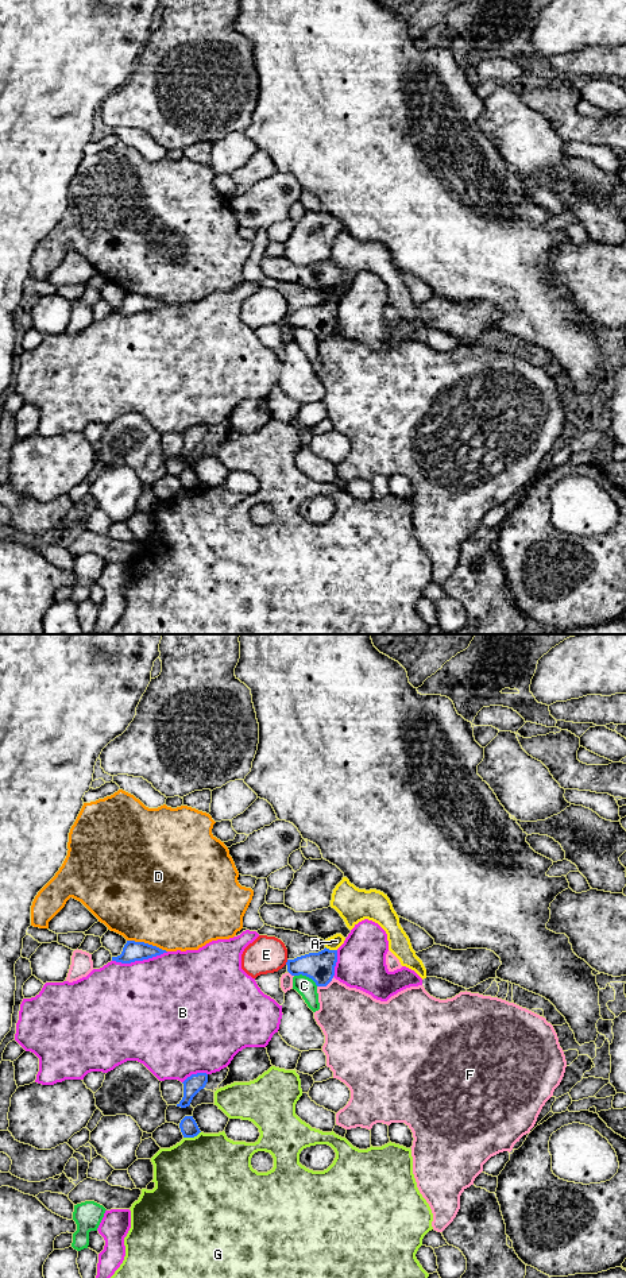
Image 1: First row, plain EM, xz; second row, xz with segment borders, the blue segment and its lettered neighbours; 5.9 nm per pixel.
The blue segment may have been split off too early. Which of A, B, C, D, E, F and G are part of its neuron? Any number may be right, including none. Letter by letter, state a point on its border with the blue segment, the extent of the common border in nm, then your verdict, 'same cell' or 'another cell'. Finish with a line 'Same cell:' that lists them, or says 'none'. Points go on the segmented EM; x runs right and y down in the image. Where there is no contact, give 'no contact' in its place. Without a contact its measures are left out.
A: xz (331, 950) | 80 nm | another cell
B: xz (139, 960) | 340 nm | another cell
C: xz (306, 976) | 160 nm | another cell
D: xz (147, 943) | 260 nm | another cell
E: xz (286, 962) | 40 nm | another cell
F: xz (325, 985) | 120 nm | another cell
G: xz (192, 1136) | 110 nm | another cell
Same cell: none

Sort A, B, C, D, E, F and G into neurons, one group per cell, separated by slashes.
A / B / C / D / E / F / G

